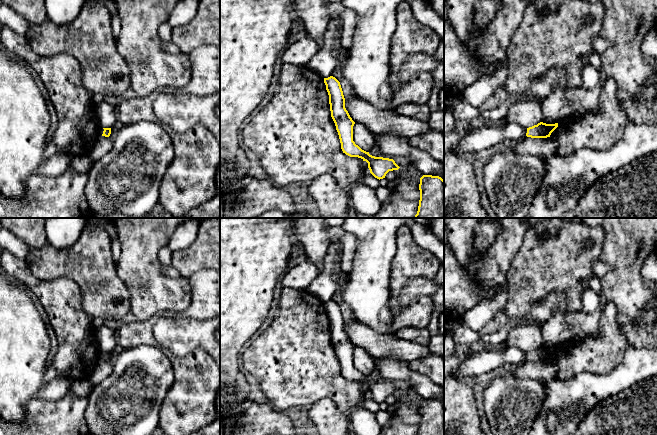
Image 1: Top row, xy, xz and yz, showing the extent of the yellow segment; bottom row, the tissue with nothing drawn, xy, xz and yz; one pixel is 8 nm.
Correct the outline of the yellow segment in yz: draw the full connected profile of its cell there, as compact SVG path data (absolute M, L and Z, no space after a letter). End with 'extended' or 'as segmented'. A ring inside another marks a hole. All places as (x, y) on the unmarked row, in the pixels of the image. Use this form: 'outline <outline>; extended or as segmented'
outline M543 346L538 347L532 351L527 352L527 361L531 362L547 362L558 351L558 347L546 348Z; as segmented

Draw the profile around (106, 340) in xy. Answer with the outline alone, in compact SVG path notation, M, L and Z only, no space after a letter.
M106 324L96 328L95 339L100 352L112 352L117 343L116 335Z

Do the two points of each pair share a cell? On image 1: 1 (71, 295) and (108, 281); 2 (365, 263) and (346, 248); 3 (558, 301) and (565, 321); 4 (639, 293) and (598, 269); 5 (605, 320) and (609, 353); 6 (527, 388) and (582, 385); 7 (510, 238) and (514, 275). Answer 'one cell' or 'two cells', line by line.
1: two cells
2: two cells
3: two cells
4: two cells
5: one cell
6: two cells
7: two cells

